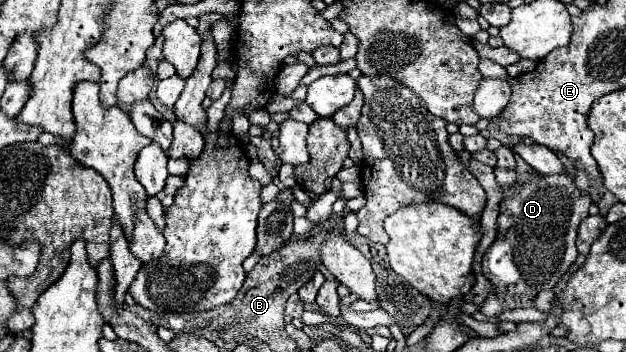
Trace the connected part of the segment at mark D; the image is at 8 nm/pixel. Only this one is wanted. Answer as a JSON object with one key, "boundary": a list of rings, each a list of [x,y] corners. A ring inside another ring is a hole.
{"boundary":[[[532,171],[530,175],[532,179],[526,181],[512,197],[502,199],[500,215],[498,215],[498,235],[496,235],[496,241],[484,253],[484,269],[490,273],[490,277],[486,279],[494,287],[480,307],[480,311],[488,317],[496,317],[502,311],[516,309],[516,307],[530,307],[532,297],[538,291],[552,289],[578,257],[578,251],[574,245],[576,231],[580,221],[588,217],[588,207],[592,205],[590,195],[580,191],[574,183],[574,177],[566,171],[556,175],[542,175]]]}

